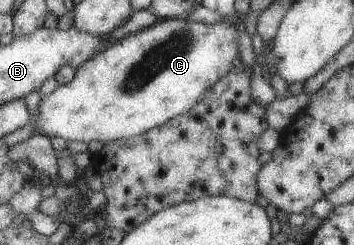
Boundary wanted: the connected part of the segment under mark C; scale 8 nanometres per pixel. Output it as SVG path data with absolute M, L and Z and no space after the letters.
M170 18L157 20L135 33L127 33L125 38L108 44L95 58L76 68L71 82L57 86L53 92L40 98L37 114L30 116L29 120L32 134L48 139L58 136L65 141L88 143L99 140L106 143L134 137L154 126L161 126L187 112L203 97L207 88L231 70L231 62L239 58L237 36L234 24L227 22L201 24Z

